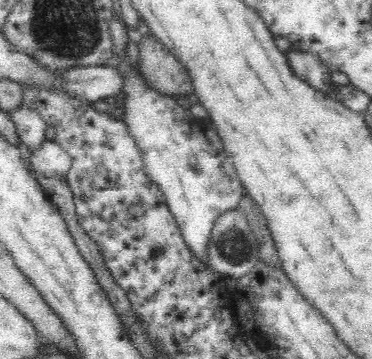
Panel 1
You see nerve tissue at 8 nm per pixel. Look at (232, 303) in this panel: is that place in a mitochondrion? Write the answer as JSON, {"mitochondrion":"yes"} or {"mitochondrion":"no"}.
{"mitochondrion":"no"}

